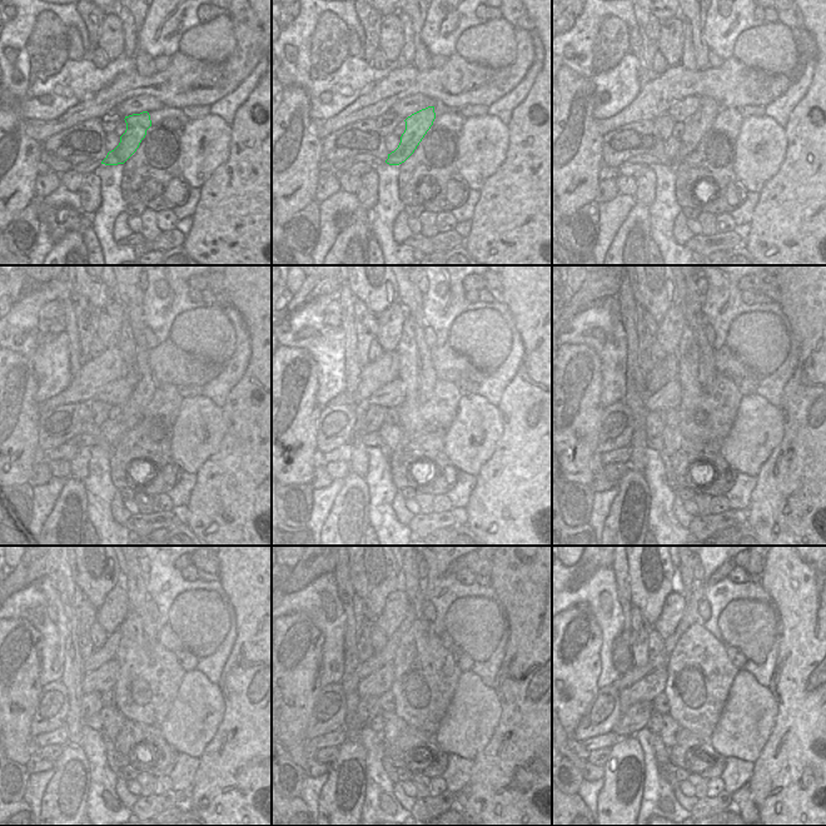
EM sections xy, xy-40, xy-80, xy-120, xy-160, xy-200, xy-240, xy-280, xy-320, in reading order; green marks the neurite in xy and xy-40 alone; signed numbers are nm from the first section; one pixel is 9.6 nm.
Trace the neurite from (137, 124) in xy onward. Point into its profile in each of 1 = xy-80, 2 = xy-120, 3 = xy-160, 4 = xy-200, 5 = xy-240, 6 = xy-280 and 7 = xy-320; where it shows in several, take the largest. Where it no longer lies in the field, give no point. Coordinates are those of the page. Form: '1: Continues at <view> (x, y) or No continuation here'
1: Continues at xy-80 (697, 125)
2: Continues at xy-120 (132, 411)
3: Continues at xy-160 (427, 377)
4: Continues at xy-200 (693, 303)
5: Continues at xy-240 (135, 585)
6: Continues at xy-280 (416, 587)
7: Continues at xy-320 (688, 590)

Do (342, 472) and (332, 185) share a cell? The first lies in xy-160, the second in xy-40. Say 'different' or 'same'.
different

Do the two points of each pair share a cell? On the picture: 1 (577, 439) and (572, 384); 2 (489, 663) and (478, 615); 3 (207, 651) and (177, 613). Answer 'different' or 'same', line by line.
1: same
2: same
3: same

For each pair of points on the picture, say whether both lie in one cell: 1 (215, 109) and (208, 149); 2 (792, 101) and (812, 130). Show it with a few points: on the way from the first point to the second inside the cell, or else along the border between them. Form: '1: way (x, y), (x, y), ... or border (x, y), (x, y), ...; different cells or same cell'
1: border (209, 113), (219, 115), (229, 125); different cells
2: border (812, 80), (804, 98), (791, 112), (784, 128); different cells

